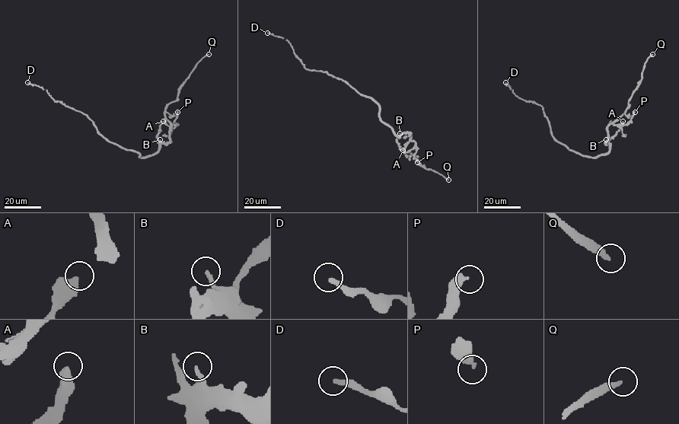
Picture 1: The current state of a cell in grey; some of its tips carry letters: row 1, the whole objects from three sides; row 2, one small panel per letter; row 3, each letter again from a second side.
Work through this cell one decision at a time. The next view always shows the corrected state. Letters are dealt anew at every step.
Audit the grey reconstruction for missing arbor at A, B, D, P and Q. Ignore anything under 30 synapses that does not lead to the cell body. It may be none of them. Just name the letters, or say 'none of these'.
P, Q

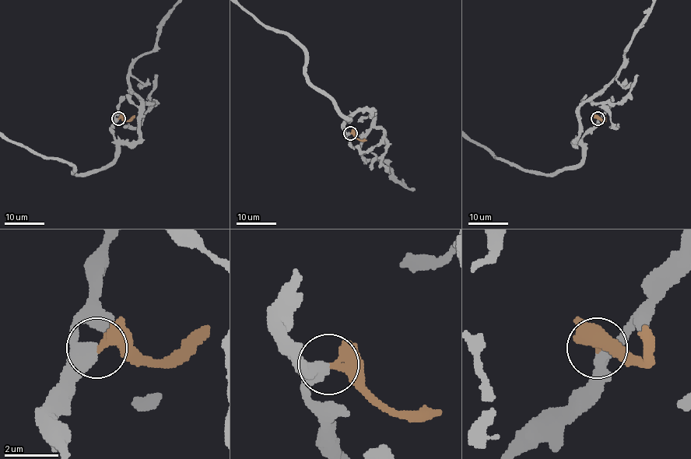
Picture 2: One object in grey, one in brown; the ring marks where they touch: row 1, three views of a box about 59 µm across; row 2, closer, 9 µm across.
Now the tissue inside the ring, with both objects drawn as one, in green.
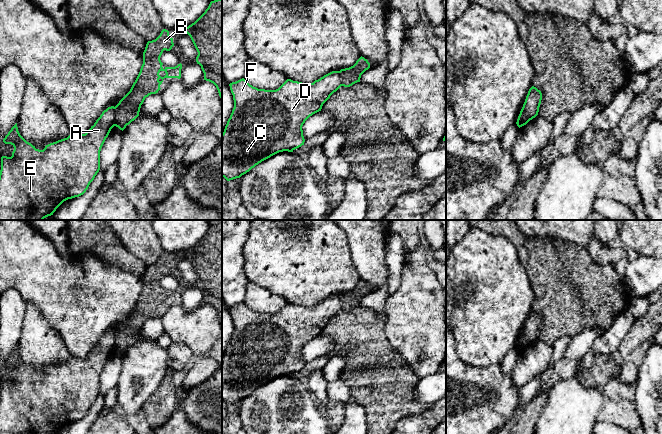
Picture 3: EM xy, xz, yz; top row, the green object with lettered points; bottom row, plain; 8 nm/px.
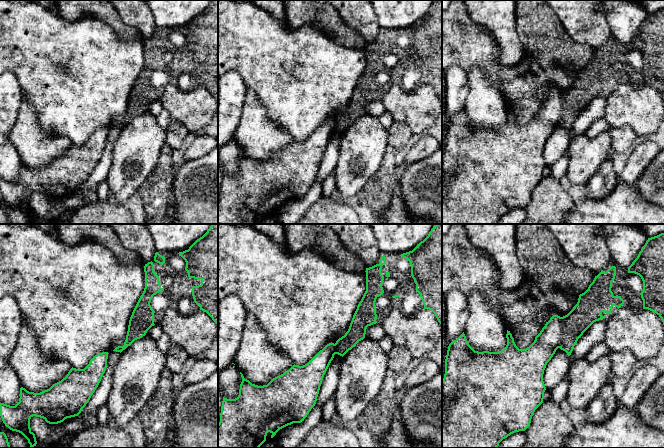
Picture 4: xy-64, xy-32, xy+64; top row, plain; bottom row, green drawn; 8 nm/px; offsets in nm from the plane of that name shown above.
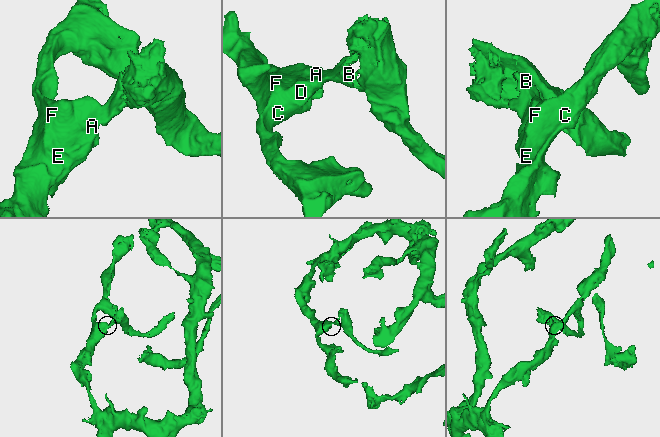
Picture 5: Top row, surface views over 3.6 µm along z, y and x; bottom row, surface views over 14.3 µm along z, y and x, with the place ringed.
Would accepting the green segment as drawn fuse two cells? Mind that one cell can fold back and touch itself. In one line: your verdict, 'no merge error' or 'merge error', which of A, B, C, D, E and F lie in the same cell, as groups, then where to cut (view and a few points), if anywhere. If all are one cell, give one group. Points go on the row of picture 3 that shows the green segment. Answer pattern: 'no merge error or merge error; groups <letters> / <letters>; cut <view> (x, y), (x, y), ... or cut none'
merge error; groups A C D E F / B; cut xy (114, 107), (115, 125)

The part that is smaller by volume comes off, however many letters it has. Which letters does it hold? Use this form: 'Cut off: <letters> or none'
Cut off: B

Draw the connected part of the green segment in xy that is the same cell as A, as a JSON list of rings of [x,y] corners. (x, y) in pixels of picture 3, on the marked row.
[[[108,107],[102,112],[100,117],[96,120],[93,126],[85,134],[77,134],[70,132],[67,138],[58,140],[45,146],[43,150],[36,149],[31,143],[27,142],[19,133],[17,123],[11,128],[8,134],[3,139],[5,144],[11,144],[14,147],[11,157],[1,157],[1,170],[0,170],[0,220],[43,220],[44,218],[53,215],[56,209],[66,200],[79,197],[83,195],[88,189],[90,183],[94,180],[95,176],[100,170],[100,151],[108,137],[111,129],[115,126],[115,107]]]

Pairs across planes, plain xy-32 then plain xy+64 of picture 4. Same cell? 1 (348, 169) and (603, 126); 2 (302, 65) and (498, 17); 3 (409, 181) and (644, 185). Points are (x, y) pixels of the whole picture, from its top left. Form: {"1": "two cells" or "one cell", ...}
{"1": "two cells", "2": "two cells", "3": "one cell"}

